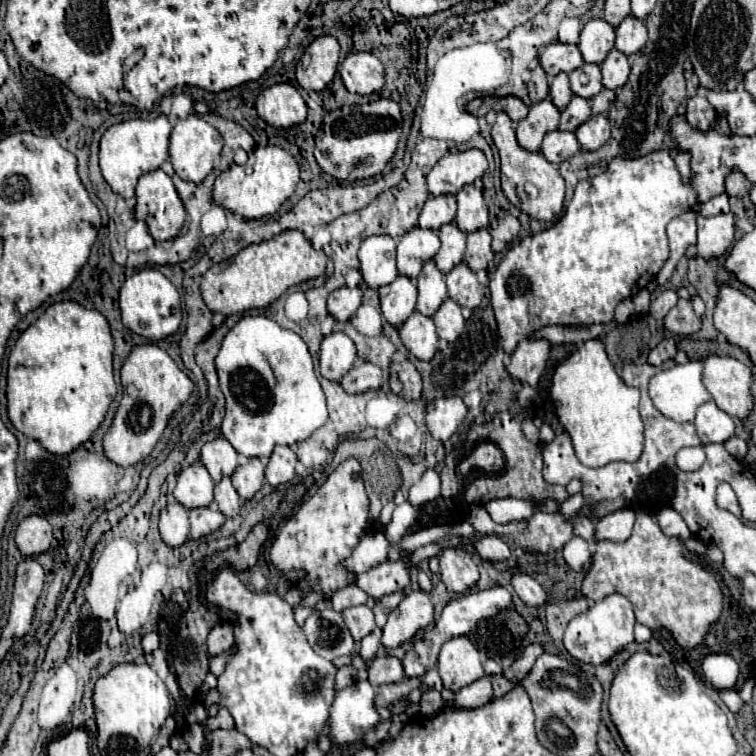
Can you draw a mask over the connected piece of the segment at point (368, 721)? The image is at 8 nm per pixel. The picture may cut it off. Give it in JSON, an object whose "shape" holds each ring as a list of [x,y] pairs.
{"shape":[[[354,681],[350,687],[336,693],[330,707],[332,743],[350,745],[380,721],[374,709],[374,689],[368,681]]]}

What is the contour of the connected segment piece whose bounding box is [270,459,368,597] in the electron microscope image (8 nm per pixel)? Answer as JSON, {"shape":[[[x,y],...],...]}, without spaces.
{"shape":[[[356,459],[342,461],[326,479],[326,483],[298,509],[298,513],[282,527],[270,549],[270,561],[280,571],[304,569],[308,577],[300,581],[300,589],[324,591],[328,597],[350,585],[354,573],[346,571],[340,561],[358,545],[368,521],[368,497],[364,491],[360,463]]]}

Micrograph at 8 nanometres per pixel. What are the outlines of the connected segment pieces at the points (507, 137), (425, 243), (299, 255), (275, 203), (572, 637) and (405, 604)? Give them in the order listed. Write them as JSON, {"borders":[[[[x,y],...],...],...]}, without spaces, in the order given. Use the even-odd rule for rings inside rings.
{"borders":[[[[498,113],[496,115],[496,123],[492,125],[492,139],[494,139],[494,145],[498,147],[498,153],[500,153],[500,163],[502,163],[500,171],[502,171],[502,191],[504,191],[504,195],[518,209],[522,209],[524,213],[528,213],[530,217],[534,217],[538,221],[556,219],[562,213],[562,207],[564,207],[564,181],[562,181],[562,175],[558,173],[558,169],[552,163],[548,163],[546,157],[540,151],[526,151],[526,149],[522,149],[518,145],[512,121],[510,121],[510,117],[506,113]]],[[[414,227],[398,241],[398,273],[416,279],[422,265],[440,249],[440,239],[432,229]]],[[[282,231],[278,237],[272,237],[270,241],[248,245],[236,255],[236,259],[212,265],[202,275],[202,299],[212,313],[228,317],[248,309],[268,307],[288,287],[320,277],[324,269],[326,255],[322,251],[316,251],[300,231]]],[[[276,145],[258,146],[249,153],[244,165],[230,165],[218,175],[212,187],[212,203],[244,219],[260,219],[266,215],[274,215],[280,205],[296,191],[298,181],[300,167],[290,153]]],[[[614,593],[604,597],[598,603],[592,603],[590,609],[578,617],[574,617],[570,621],[570,625],[566,627],[564,633],[564,647],[568,649],[568,653],[588,665],[604,665],[608,663],[618,651],[622,651],[626,645],[630,645],[634,641],[634,607],[632,603]]],[[[413,591],[392,610],[382,630],[380,643],[384,647],[398,647],[412,639],[418,629],[428,627],[434,621],[434,606],[427,593]],[[416,597],[416,599],[414,599]]]]}

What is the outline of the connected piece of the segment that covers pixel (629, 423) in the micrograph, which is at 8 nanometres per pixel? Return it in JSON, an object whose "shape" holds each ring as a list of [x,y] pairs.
{"shape":[[[602,339],[584,341],[580,351],[574,351],[556,367],[550,397],[560,423],[572,437],[576,457],[582,465],[602,467],[612,461],[638,461],[644,441],[644,425],[638,413],[640,393],[622,381],[606,355]]]}

